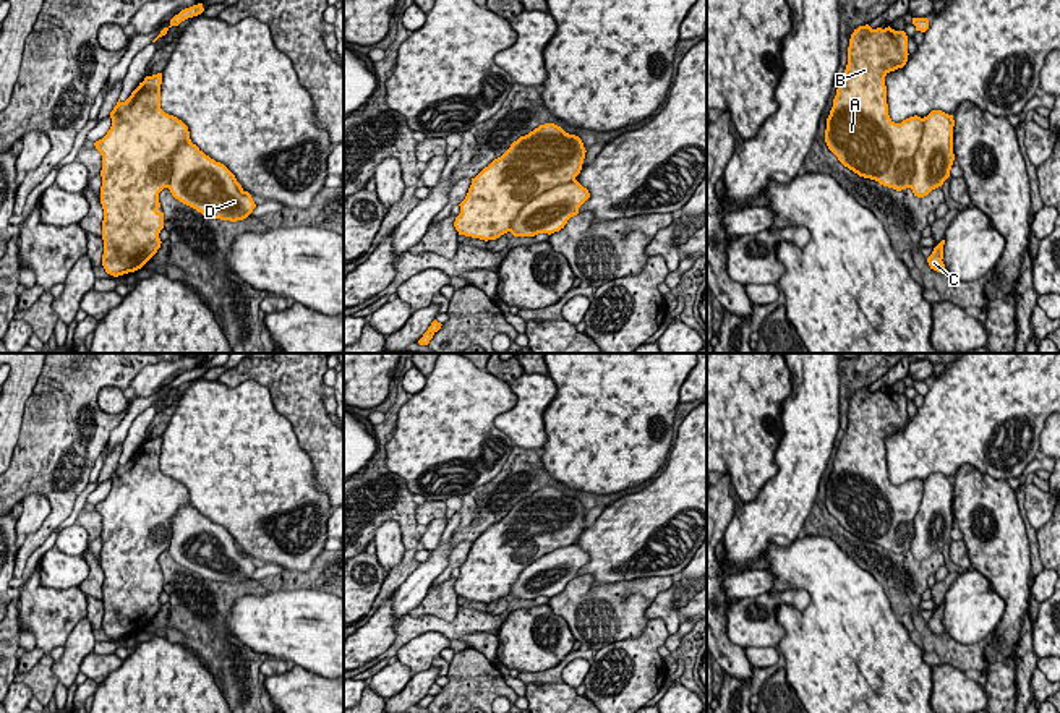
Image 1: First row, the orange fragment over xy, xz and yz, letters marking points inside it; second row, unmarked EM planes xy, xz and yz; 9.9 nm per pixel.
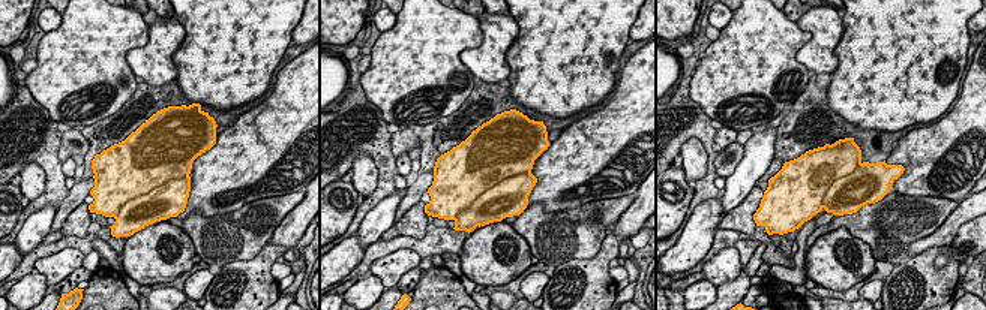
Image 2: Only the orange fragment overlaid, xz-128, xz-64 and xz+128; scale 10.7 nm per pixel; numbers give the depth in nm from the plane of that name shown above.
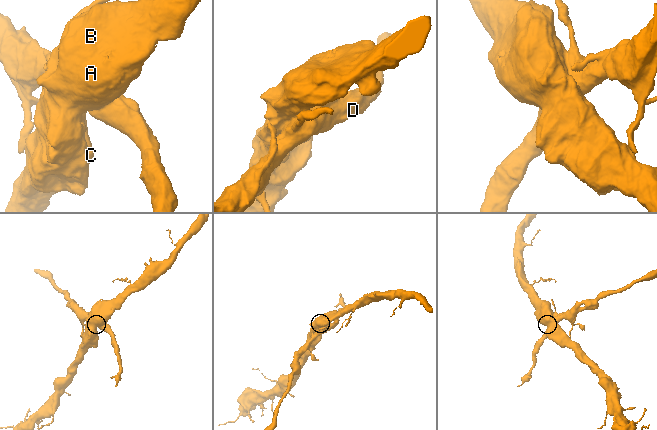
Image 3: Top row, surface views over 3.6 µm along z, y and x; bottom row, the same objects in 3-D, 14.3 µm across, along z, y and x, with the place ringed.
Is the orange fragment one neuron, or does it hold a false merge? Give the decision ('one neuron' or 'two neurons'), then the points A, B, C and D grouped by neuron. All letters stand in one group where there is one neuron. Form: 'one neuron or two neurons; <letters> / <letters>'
two neurons; A B C / D

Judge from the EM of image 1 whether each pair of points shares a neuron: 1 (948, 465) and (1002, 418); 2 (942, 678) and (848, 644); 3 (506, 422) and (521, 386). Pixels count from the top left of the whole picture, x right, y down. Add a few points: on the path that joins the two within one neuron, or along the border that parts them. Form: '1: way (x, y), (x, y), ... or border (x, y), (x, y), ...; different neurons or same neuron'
1: way (961, 452), (989, 425); same neuron
2: border (932, 668), (932, 692), (929, 695); different neurons
3: way (516, 414), (522, 407), (522, 396); same neuron

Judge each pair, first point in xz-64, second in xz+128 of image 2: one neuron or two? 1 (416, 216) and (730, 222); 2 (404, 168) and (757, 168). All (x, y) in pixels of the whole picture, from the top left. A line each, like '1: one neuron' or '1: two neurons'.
1: one neuron
2: two neurons

